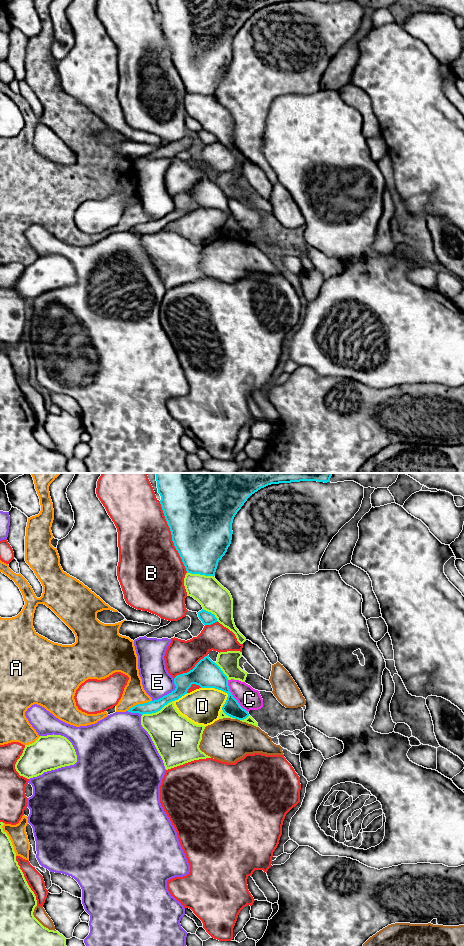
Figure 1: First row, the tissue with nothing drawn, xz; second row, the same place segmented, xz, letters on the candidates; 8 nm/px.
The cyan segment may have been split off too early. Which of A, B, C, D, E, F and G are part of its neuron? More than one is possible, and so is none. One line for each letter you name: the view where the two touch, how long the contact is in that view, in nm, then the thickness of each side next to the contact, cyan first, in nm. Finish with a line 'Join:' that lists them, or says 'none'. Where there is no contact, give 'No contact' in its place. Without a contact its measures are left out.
Join: none

